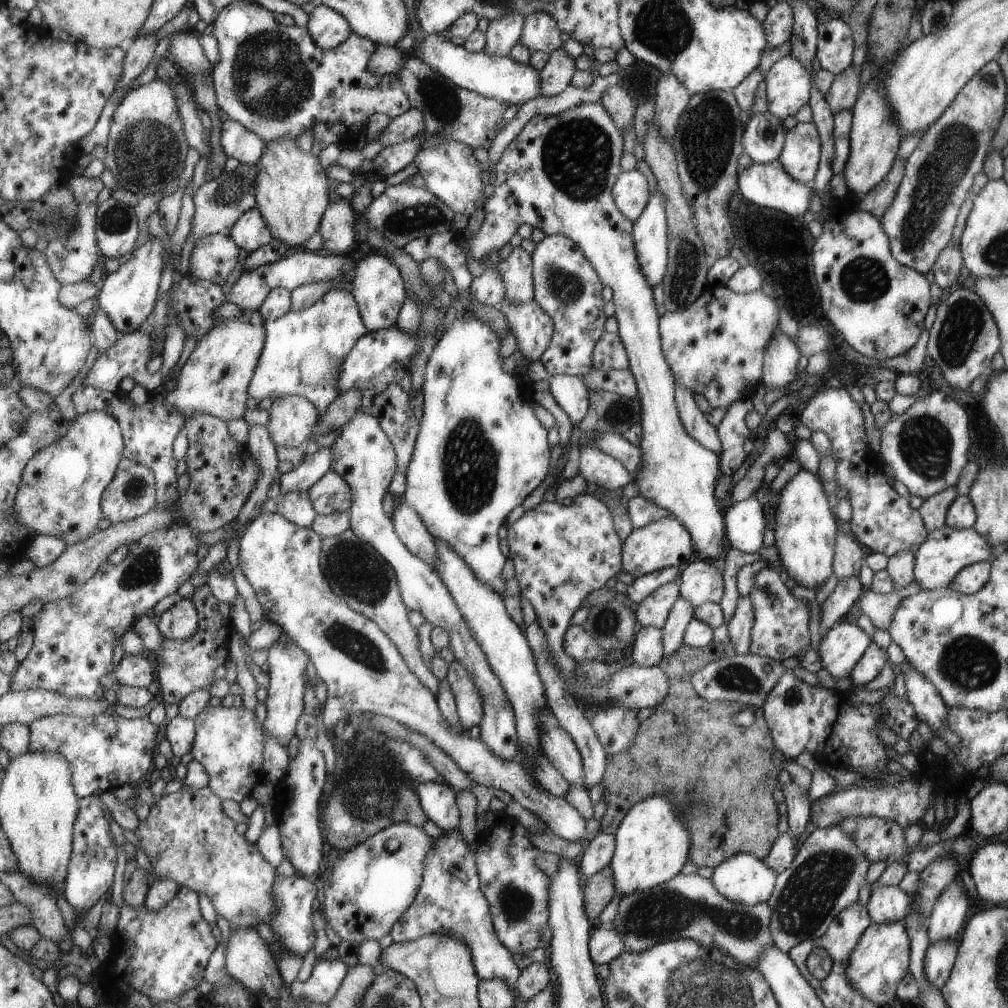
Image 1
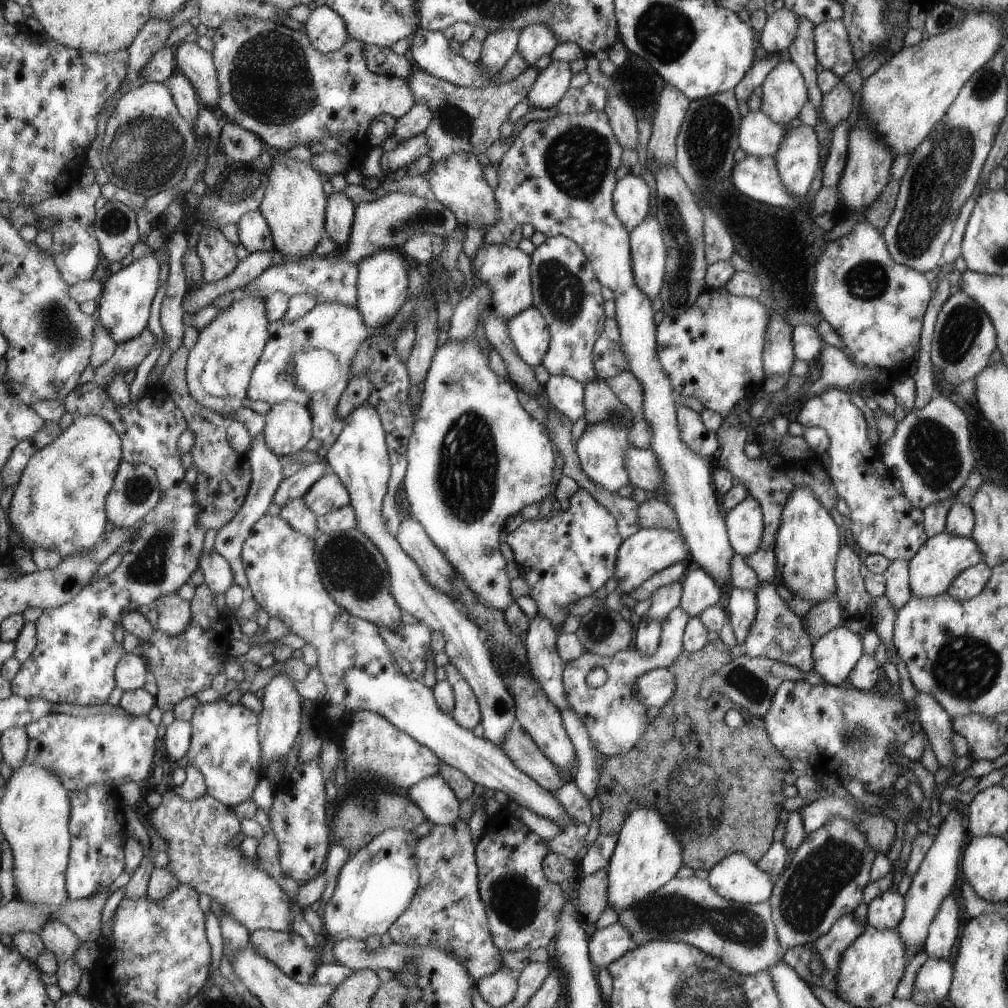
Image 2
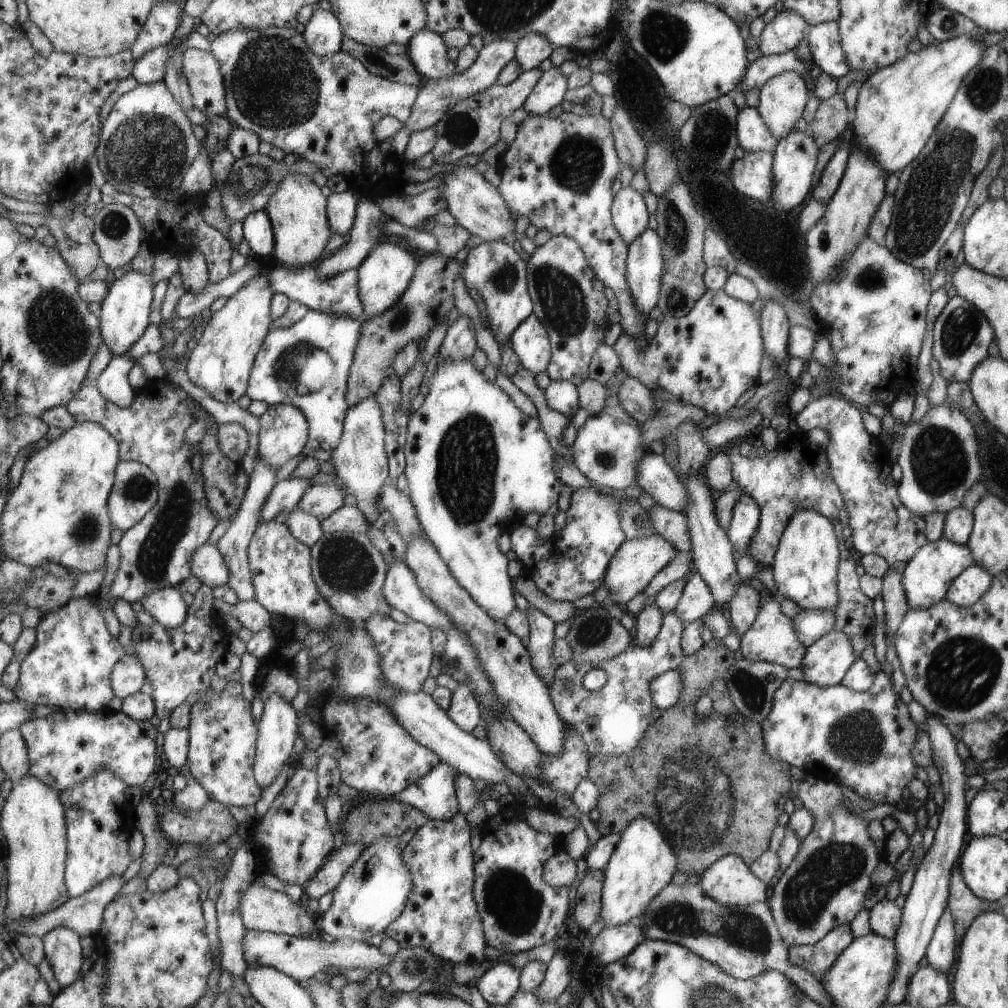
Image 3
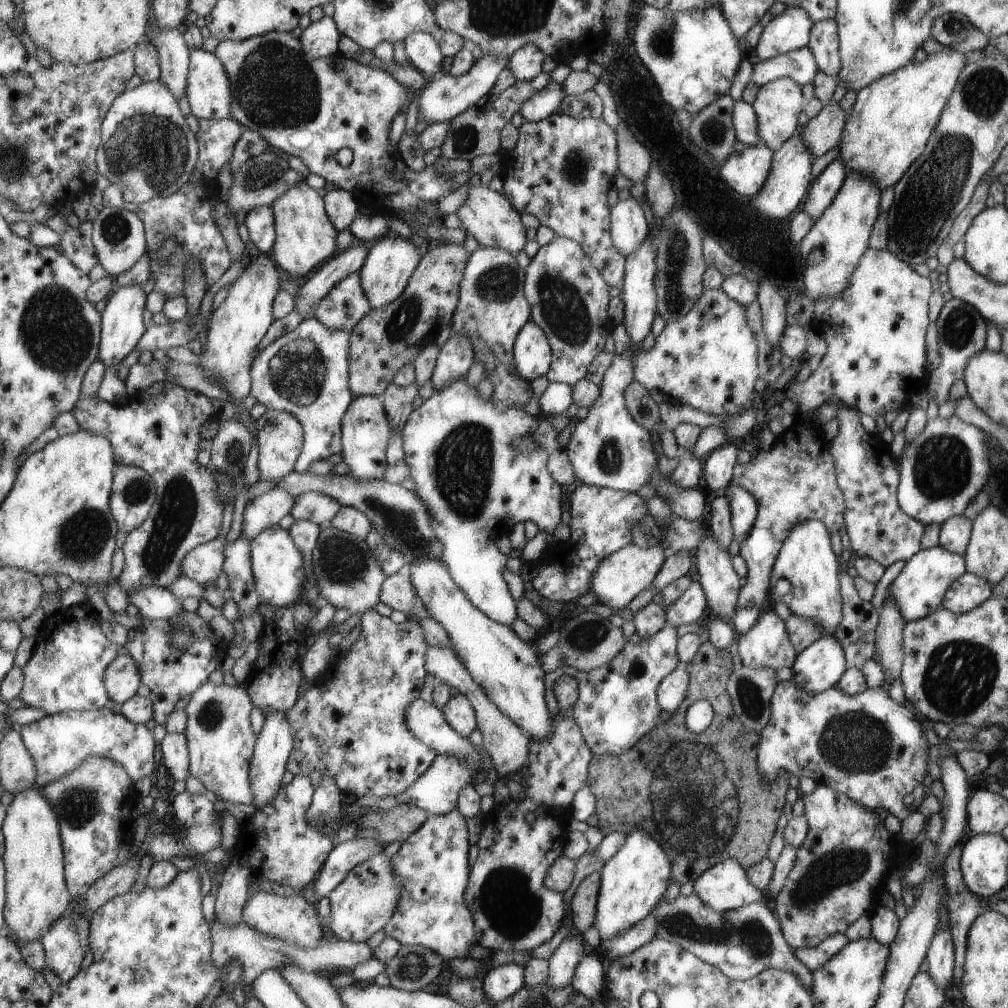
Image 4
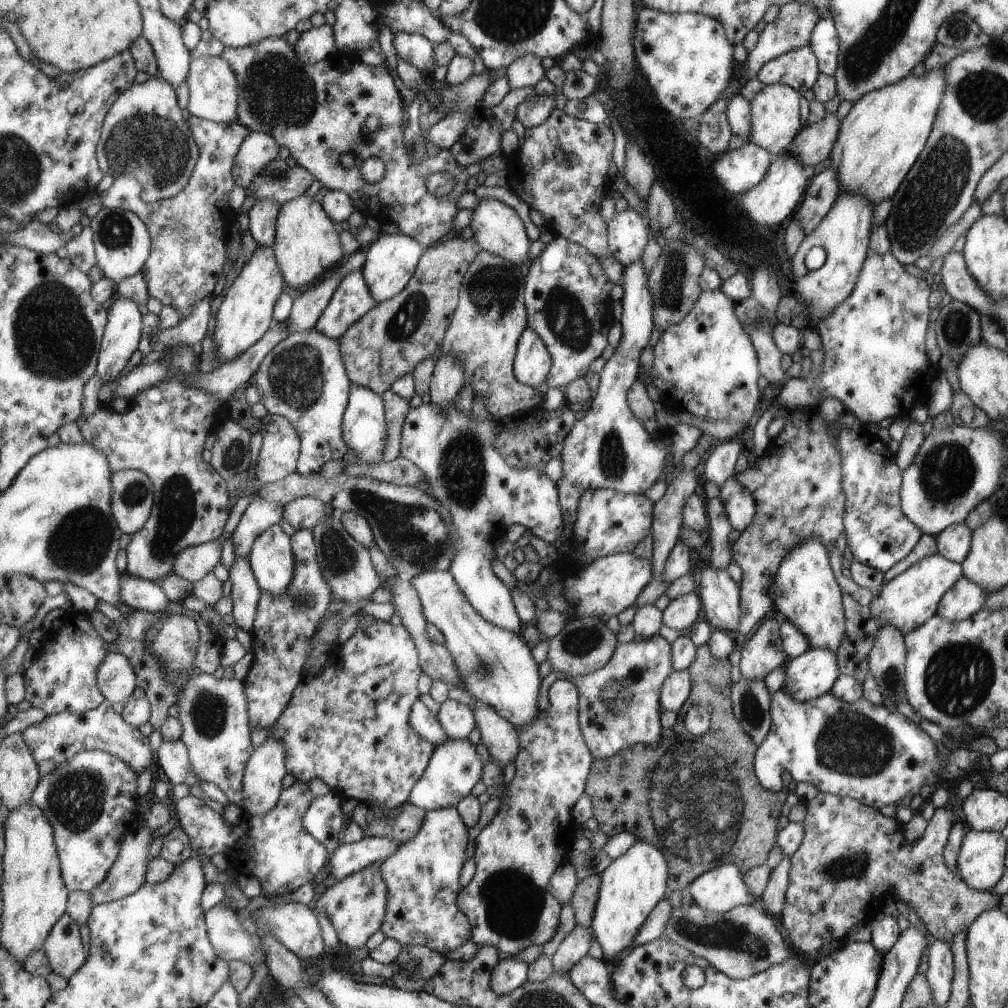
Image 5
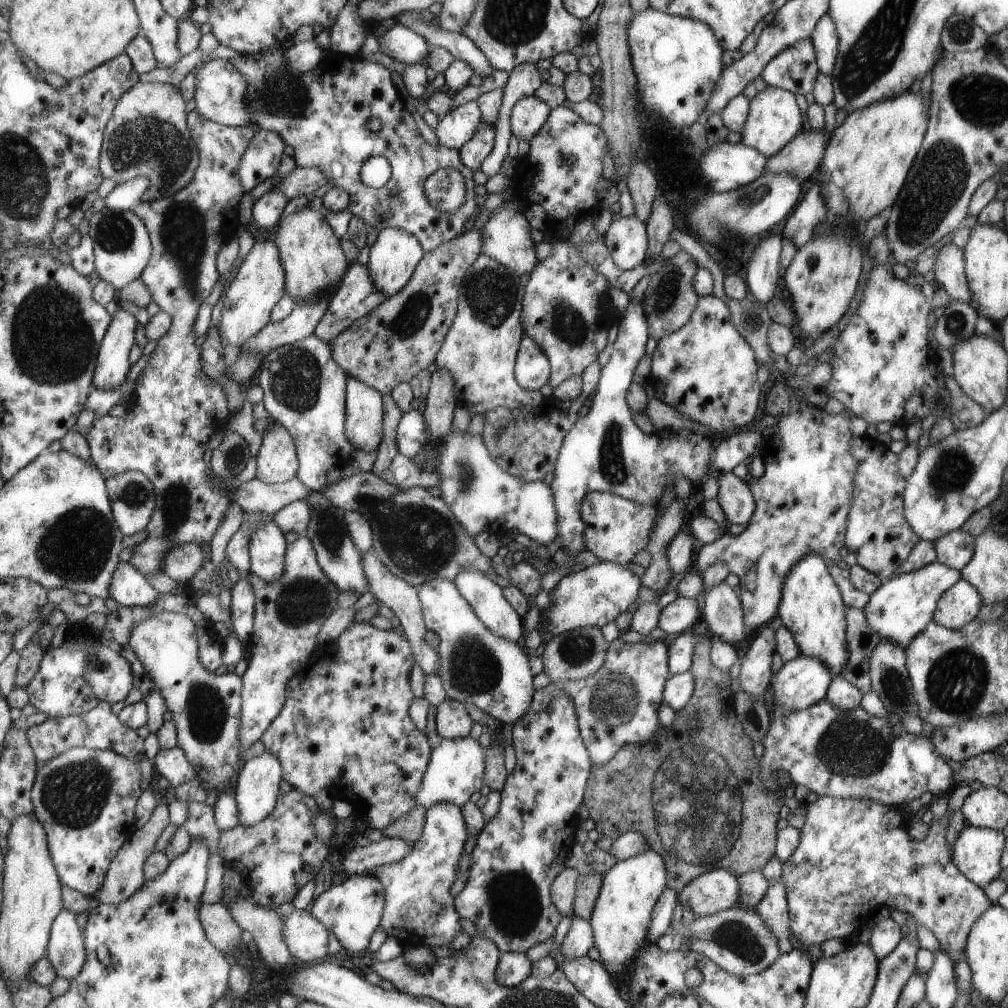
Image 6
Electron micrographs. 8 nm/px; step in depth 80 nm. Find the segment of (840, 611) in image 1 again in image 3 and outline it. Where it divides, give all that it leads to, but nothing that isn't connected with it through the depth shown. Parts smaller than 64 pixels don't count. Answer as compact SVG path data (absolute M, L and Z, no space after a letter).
M802 610L797 612L791 619L795 631L798 633L798 640L809 647L816 642L823 634L830 632L835 624L835 614L831 610Z

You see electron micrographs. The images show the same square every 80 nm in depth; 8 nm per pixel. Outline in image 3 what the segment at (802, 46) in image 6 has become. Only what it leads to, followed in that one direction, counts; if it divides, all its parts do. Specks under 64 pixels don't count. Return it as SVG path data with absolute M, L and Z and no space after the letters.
M793 49L768 56L761 55L757 60L751 62L746 73L743 74L743 81L739 84L740 91L745 92L747 88L760 89L769 78L789 70L797 72L801 77L805 72L805 66L803 66L799 54L793 52Z

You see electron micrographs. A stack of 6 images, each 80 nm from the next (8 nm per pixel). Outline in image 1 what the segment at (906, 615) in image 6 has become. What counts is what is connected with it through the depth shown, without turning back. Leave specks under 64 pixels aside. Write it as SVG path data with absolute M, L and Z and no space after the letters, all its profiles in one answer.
M944 525L928 532L922 547L915 550L914 556L913 581L917 582L920 589L933 590L950 587L951 580L954 580L964 567L982 561L991 562L993 552L985 536L979 536L972 528L955 529Z

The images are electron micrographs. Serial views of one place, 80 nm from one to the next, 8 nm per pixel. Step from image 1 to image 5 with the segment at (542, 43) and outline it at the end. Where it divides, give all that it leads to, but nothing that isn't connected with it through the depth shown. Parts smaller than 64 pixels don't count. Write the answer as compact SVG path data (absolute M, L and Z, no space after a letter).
M525 52L519 58L515 58L507 68L505 76L510 88L522 88L523 86L533 86L543 79L545 72L541 67L541 58Z

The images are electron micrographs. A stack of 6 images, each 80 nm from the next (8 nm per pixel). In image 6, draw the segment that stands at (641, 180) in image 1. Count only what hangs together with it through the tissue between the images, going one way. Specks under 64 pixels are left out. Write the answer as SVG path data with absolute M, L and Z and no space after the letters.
M634 214L619 217L609 224L603 244L619 270L630 270L642 263L649 247L646 224Z

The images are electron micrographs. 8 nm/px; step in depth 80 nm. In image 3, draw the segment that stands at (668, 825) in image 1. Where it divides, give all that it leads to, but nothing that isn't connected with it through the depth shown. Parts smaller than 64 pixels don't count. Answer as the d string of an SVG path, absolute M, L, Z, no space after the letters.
M645 816L631 820L621 832L619 843L603 869L602 911L599 919L604 920L607 927L632 921L635 916L643 914L655 894L659 894L670 883L677 867L675 850L663 838L657 822Z

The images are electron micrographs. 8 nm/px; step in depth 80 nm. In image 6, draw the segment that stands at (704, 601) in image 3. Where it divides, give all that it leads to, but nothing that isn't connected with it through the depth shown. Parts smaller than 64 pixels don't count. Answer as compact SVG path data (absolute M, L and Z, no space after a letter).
M675 598L659 612L657 627L670 638L692 629L699 616L698 604L697 598Z

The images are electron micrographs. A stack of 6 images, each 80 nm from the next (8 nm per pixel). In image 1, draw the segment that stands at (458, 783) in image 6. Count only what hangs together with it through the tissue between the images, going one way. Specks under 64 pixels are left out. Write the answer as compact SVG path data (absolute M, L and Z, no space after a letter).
M439 782L415 784L415 794L423 813L442 831L455 830L459 814L455 804L455 794L450 786Z

